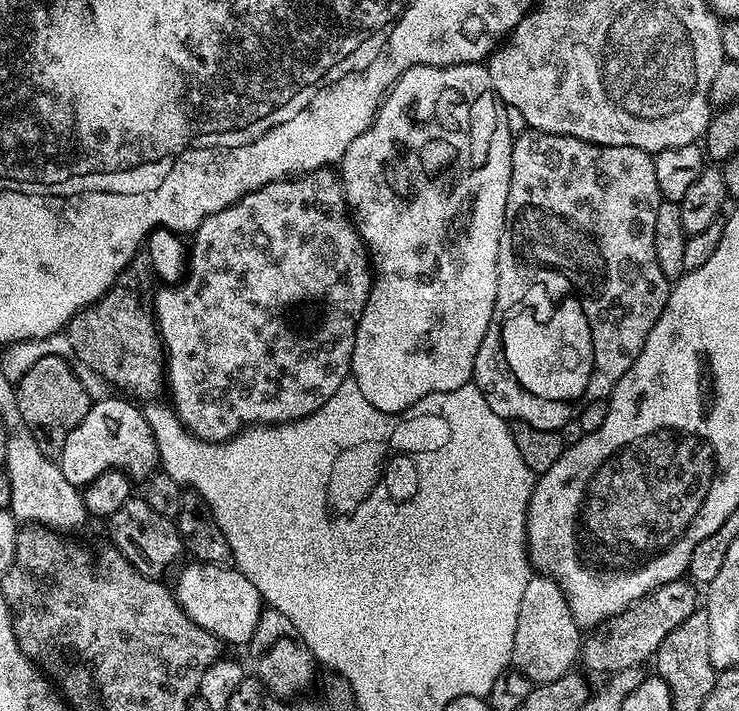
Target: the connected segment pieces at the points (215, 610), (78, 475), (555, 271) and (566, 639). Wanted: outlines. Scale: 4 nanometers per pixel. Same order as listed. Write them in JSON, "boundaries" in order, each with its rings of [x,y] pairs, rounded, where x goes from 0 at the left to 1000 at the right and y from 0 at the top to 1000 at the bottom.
{"boundaries":[[[[258,790],[238,810],[235,831],[249,862],[273,886],[286,889],[294,900],[309,906],[333,909],[341,902],[352,873],[355,845],[352,831],[318,797],[302,793]]],[[[145,560],[129,564],[116,588],[111,588],[104,602],[95,605],[78,639],[78,651],[84,667],[89,667],[89,678],[112,684],[146,658],[161,658],[164,664],[173,665],[180,677],[195,678],[212,662],[217,640],[199,584],[189,581],[177,561],[162,561],[168,563]]],[[[713,183],[697,193],[693,205],[693,255],[685,284],[685,346],[677,350],[677,367],[671,376],[671,429],[658,475],[647,487],[644,508],[639,516],[641,539],[658,560],[663,577],[689,594],[716,596],[728,605],[756,608],[766,594],[781,589],[786,577],[811,561],[821,563],[831,543],[853,520],[858,504],[871,491],[885,453],[896,442],[904,423],[907,395],[896,385],[886,352],[885,309],[894,284],[890,267],[890,249],[885,245],[885,219],[858,205],[815,205],[783,197],[775,191],[756,191],[743,186]]],[[[723,807],[712,819],[706,852],[701,858],[701,886],[696,886],[693,934],[717,954],[721,963],[743,962],[770,949],[785,927],[788,885],[771,864],[758,820],[735,807]]]]}

